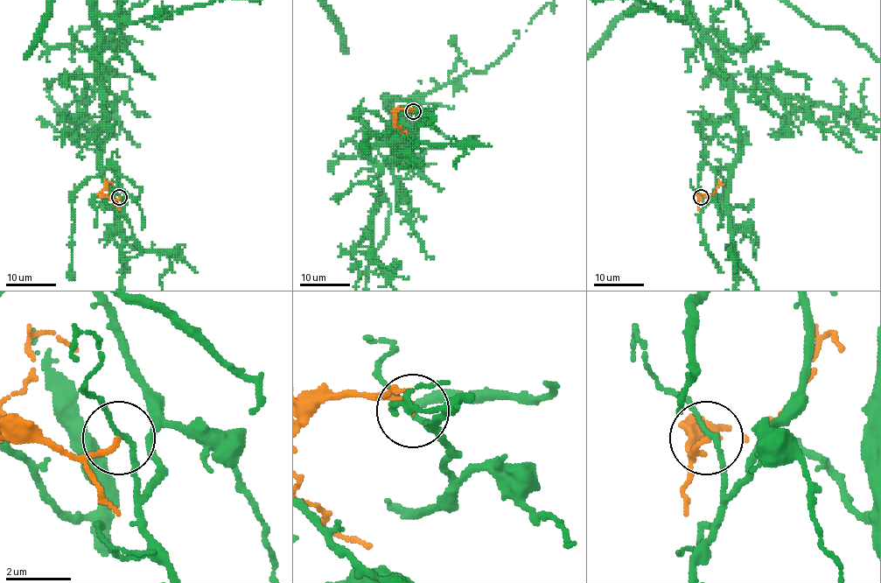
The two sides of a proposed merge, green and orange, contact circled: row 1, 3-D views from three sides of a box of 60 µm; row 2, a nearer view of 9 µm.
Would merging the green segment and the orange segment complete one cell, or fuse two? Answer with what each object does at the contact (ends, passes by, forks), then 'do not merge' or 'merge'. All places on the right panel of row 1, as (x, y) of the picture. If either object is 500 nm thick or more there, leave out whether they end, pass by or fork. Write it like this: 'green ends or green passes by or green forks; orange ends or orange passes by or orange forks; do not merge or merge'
green passes by; orange ends; do not merge

